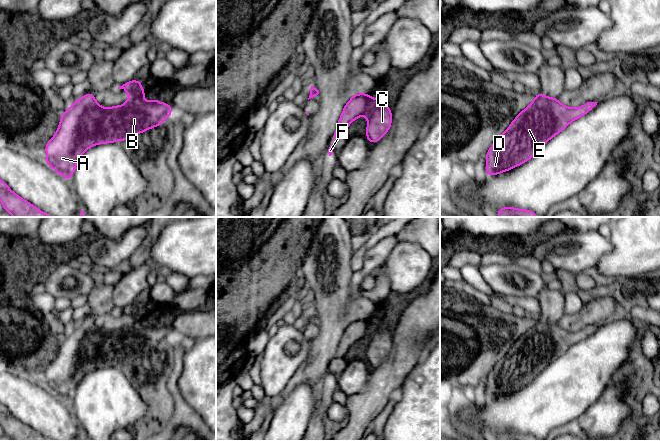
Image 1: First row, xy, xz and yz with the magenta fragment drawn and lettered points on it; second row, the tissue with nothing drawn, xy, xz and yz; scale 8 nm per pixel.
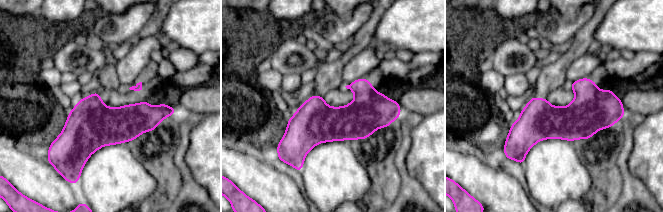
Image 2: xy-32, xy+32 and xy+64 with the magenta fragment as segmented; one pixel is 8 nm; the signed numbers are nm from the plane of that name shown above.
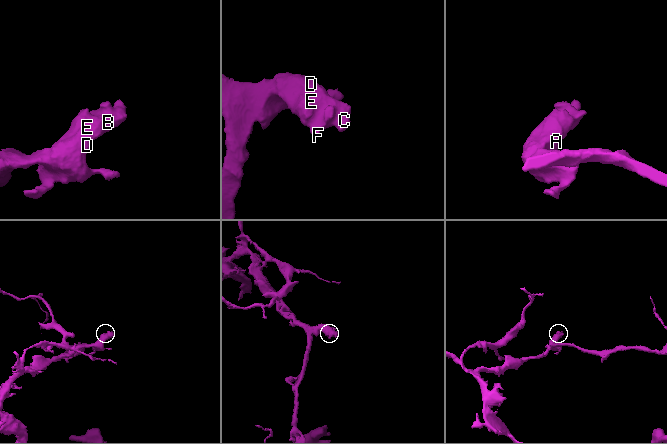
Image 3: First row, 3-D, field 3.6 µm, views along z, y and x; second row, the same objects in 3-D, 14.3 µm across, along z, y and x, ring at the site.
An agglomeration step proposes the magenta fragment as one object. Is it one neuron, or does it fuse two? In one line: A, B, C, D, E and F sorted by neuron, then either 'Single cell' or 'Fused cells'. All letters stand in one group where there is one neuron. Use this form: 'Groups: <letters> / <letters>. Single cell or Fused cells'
Groups: A B C D E F. Single cell

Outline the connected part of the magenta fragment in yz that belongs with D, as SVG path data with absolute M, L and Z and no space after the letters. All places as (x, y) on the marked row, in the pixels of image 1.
M536 93L535 99L511 122L509 128L500 134L486 153L486 175L498 175L520 166L530 160L551 138L562 132L572 121L591 111L598 102L587 102L572 108L563 105L558 98Z

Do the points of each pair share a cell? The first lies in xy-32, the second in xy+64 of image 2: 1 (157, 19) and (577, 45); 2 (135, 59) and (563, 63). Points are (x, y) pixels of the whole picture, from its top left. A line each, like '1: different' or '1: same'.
1: same
2: different

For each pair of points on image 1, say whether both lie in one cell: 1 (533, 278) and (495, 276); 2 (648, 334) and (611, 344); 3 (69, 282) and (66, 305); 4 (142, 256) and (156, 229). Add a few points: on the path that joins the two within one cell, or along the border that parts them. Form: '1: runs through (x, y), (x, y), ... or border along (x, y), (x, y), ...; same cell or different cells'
1: runs through (524, 275), (504, 276); same cell
2: border along (646, 326), (639, 342); different cells
3: border along (56, 297), (68, 297), (76, 302); different cells
4: runs through (144, 249), (152, 236); same cell

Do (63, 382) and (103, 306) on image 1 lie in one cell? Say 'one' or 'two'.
one

